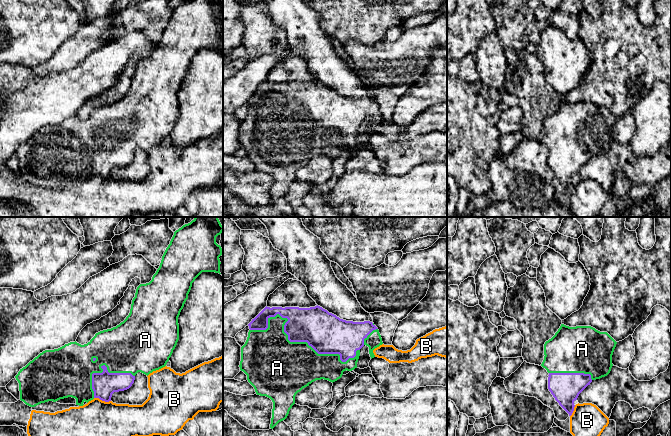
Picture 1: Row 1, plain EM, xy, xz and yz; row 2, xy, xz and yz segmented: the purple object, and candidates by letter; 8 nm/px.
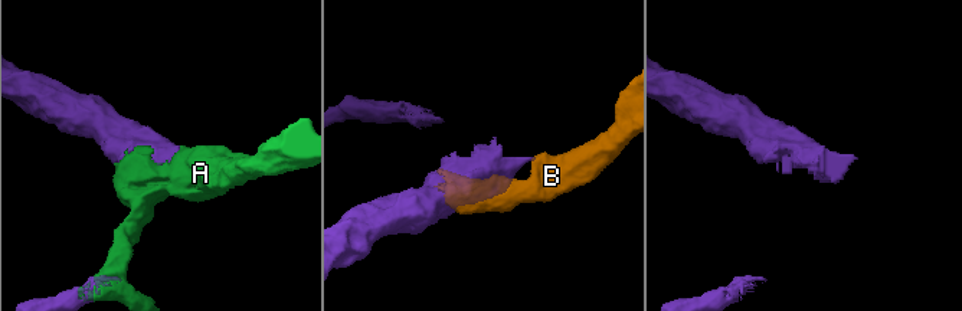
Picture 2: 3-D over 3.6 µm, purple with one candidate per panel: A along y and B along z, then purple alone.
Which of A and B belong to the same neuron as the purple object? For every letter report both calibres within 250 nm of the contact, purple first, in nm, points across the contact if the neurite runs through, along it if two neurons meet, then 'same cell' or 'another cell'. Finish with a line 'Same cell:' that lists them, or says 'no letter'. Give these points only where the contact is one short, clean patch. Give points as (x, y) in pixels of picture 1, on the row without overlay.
A: calibres 320 and 460 nm; same cell
B: calibres 200 and 480 nm; another cell
Same cell: A

